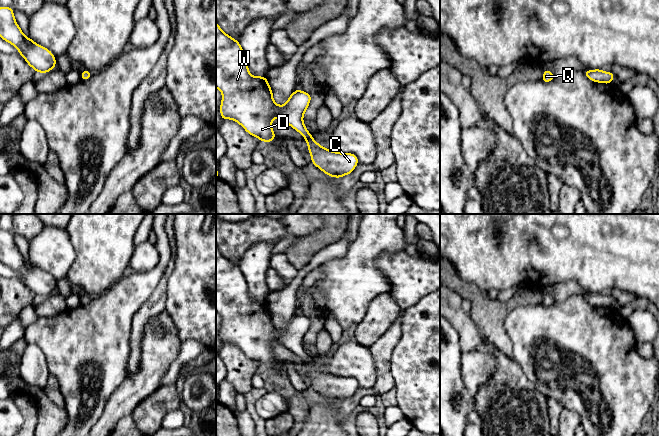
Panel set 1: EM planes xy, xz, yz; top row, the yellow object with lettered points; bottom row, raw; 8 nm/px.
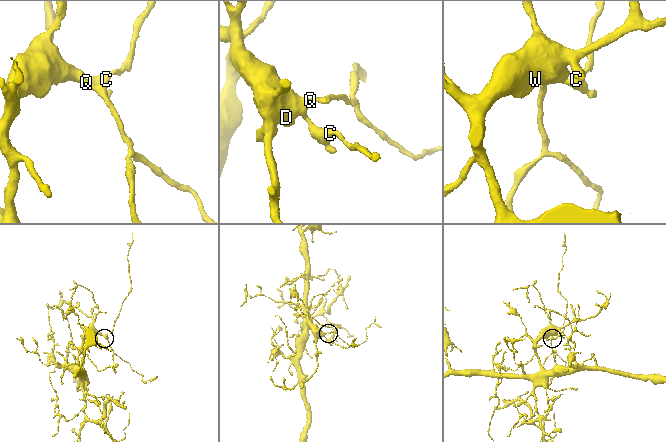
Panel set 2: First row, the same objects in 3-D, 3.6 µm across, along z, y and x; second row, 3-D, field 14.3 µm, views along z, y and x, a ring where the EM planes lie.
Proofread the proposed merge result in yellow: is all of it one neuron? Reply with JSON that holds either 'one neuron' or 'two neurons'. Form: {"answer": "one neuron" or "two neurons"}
{"answer": "one neuron"}

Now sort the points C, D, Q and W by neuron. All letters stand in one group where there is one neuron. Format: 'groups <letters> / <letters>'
groups C D Q W

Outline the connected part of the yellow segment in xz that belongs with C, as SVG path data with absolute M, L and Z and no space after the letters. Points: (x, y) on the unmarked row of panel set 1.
M216 245L216 312L222 317L220 339L222 345L230 343L236 345L244 354L259 363L259 365L271 367L277 360L272 353L272 345L275 341L304 360L307 366L308 376L313 387L322 396L330 401L340 403L349 399L358 389L358 381L353 377L341 377L328 374L318 368L305 351L303 340L310 328L312 318L296 313L282 330L275 327L273 315L267 301L252 300L248 293L246 279L238 264L222 255Z

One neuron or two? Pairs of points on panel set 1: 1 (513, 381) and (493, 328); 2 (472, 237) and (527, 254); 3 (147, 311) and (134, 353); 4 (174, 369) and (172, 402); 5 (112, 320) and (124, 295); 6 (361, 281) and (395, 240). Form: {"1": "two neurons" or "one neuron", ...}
{"1": "two neurons", "2": "one neuron", "3": "one neuron", "4": "two neurons", "5": "one neuron", "6": "one neuron"}

